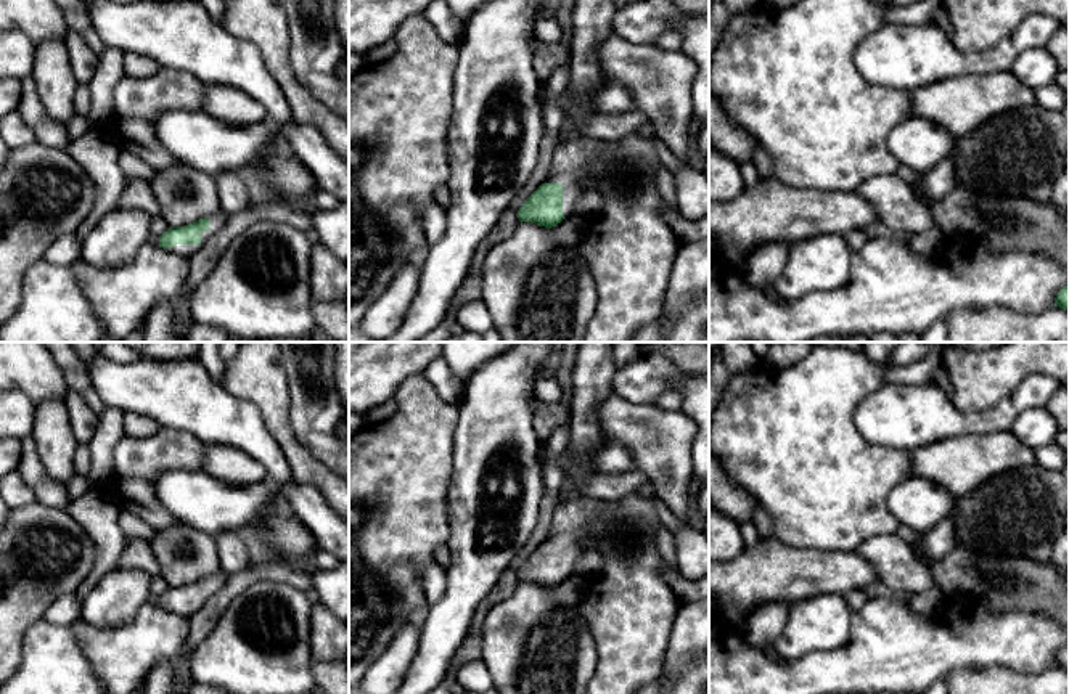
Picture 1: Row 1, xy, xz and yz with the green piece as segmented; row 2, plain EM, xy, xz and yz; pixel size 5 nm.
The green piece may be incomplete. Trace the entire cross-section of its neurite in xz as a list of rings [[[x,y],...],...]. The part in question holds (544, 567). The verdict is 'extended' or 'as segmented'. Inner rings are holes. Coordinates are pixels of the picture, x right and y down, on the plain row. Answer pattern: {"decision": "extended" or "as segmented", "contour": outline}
{"decision": "extended", "contour": [[[582,524],[575,532],[548,537],[519,567],[519,582],[530,582],[539,586],[551,588],[572,574],[572,565],[588,548],[590,540],[587,525]]]}

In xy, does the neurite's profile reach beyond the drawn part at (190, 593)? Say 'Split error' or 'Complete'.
Split error

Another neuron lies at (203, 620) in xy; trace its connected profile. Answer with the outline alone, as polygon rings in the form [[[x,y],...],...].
[[[268,561],[227,575],[225,585],[188,617],[186,647],[195,649],[201,644],[233,599],[259,580],[286,583],[305,593],[313,588],[313,570],[296,569],[281,561]]]

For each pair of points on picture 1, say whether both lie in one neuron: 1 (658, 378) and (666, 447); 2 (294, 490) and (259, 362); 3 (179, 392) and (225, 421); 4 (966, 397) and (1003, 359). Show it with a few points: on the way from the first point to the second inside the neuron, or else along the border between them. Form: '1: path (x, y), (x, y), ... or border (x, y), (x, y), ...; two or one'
1: border (616, 394), (637, 405), (653, 405); two
2: border (294, 477), (312, 484), (327, 500); two
3: path (190, 400), (214, 416); one
4: path (976, 387), (995, 368); one

